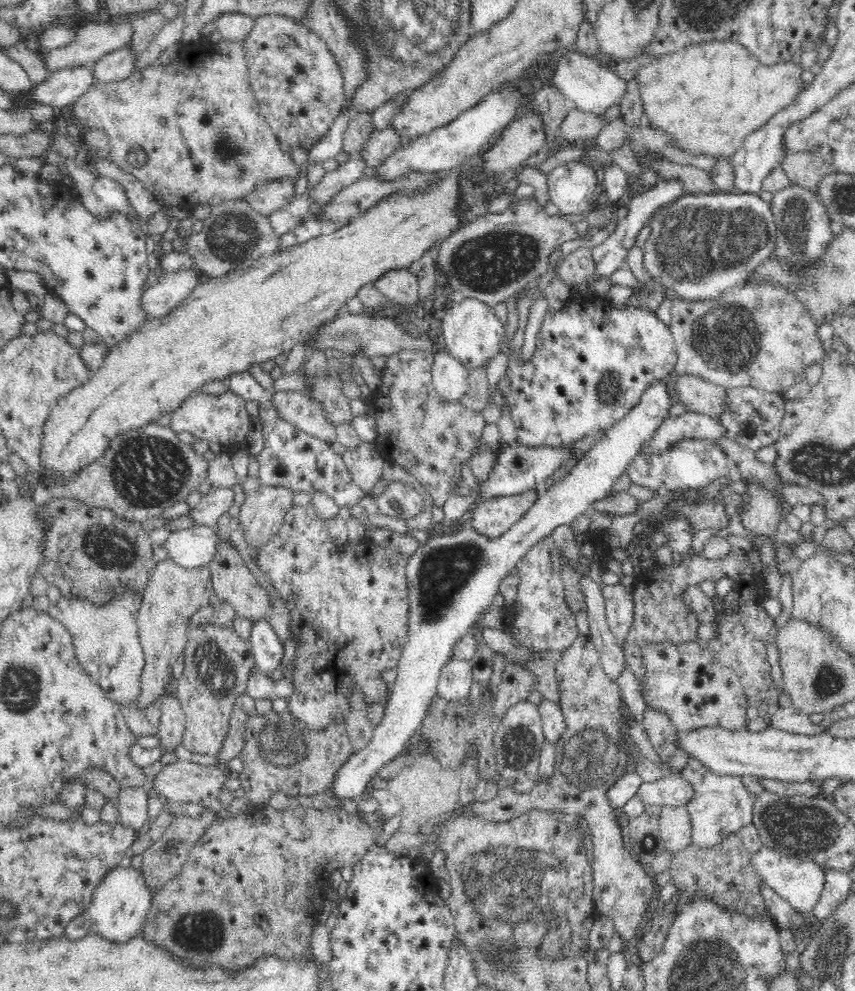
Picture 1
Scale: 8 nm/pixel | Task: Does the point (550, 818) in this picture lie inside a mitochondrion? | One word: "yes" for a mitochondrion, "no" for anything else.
no

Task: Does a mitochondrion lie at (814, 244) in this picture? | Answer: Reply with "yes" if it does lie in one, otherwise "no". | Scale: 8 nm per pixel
yes

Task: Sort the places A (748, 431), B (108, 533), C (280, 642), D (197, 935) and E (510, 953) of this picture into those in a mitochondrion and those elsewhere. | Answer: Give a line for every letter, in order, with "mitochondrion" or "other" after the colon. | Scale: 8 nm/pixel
A: other
B: mitochondrion
C: other
D: mitochondrion
E: mitochondrion

